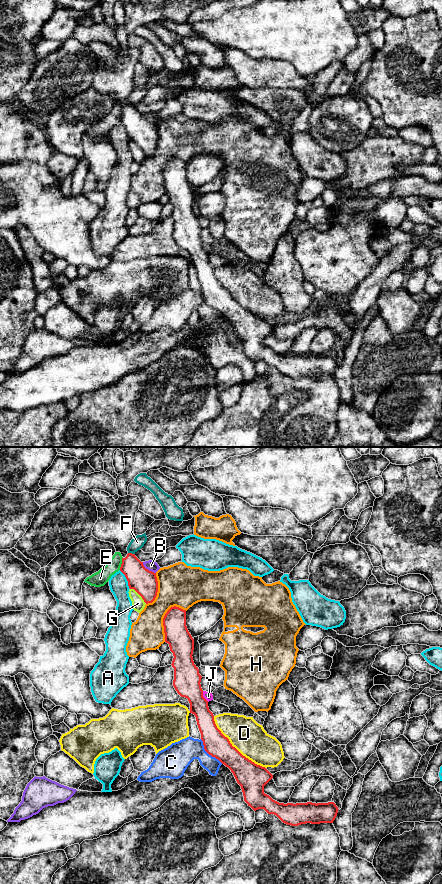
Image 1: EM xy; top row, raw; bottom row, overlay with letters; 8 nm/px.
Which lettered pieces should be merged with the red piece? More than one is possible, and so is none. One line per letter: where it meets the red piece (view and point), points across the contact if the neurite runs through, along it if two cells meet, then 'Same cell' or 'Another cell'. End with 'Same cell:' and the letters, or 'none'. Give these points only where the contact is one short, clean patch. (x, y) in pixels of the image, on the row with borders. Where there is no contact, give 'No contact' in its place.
A: Touches red at xy (126, 578). Boundary: xy (119, 570), (124, 575), (129, 587). Another cell
B: Touches red at xy (147, 569). Another cell
C: Touches red at xy (208, 753). Another cell
D: Touches red at xy (234, 747). Another cell
E: Touches red at xy (122, 563). Boundary: xy (122, 557), (119, 569). Another cell
F: Touches red at xy (131, 553). Boundary: xy (128, 552), (134, 554). Another cell
G: Touches red at xy (139, 594). Another cell
H: Touches red at xy (164, 617). Another cell
J: Touches red at xy (202, 696). Boundary: xy (202, 691), (202, 695), (208, 701). Another cell
Same cell: none

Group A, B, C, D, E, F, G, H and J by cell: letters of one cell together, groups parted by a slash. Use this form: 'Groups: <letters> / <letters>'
Groups: A / B / C / D / E F / G / H / J

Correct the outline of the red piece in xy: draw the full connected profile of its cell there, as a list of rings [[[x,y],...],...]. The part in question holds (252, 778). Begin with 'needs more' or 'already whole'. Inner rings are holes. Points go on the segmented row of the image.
already whole; [[[171,607],[163,618],[165,642],[173,653],[173,686],[188,699],[190,713],[196,717],[205,751],[233,773],[241,786],[244,801],[254,811],[264,809],[291,826],[311,823],[333,823],[338,807],[328,803],[279,803],[264,793],[264,786],[273,778],[265,768],[243,756],[217,728],[208,701],[203,697],[198,667],[193,661],[194,639],[186,626],[186,610]]]

